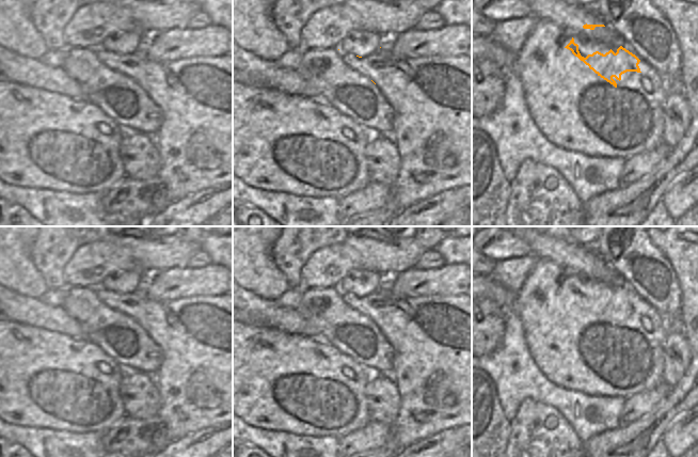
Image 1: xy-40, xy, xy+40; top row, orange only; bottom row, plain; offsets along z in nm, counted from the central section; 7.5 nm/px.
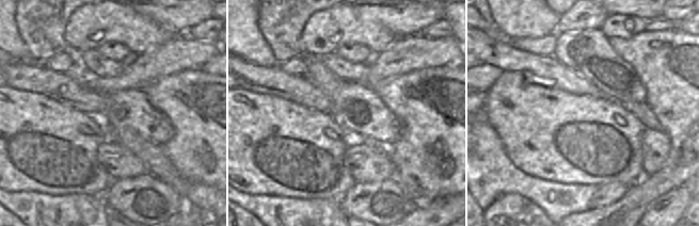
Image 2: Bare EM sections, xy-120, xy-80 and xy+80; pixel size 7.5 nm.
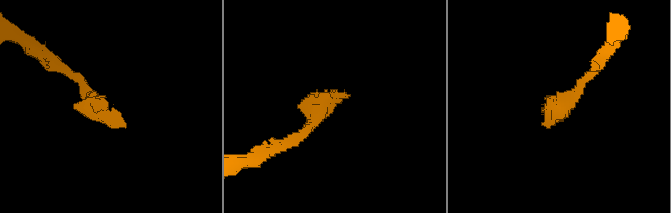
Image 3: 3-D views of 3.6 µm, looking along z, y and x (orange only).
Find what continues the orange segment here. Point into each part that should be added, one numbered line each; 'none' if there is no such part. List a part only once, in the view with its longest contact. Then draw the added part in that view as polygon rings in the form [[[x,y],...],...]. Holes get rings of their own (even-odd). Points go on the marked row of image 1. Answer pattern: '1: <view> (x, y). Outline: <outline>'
1: xy+40 (555, 67). Outline: [[[553,48],[548,52],[543,52],[539,59],[532,61],[534,64],[534,79],[541,86],[556,86],[562,91],[567,91],[572,98],[592,110],[601,119],[609,116],[623,116],[622,108],[626,109],[628,101],[617,89],[601,78],[594,72],[590,74],[580,74],[574,70],[574,62],[578,58],[567,48]]]

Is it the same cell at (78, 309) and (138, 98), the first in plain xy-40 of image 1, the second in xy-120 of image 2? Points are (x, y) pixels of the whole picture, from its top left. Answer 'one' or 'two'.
one

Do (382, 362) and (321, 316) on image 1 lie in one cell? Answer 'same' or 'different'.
same

